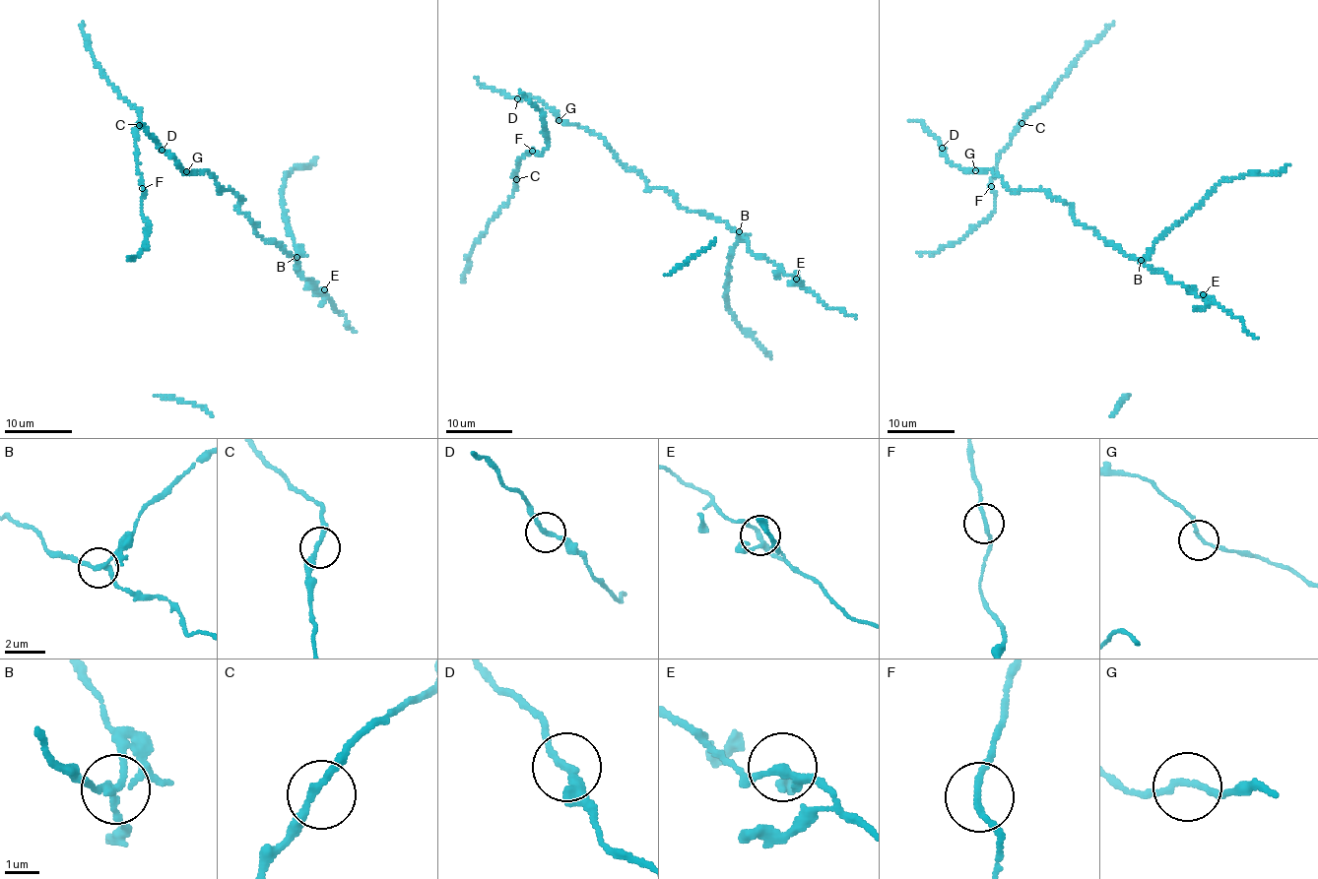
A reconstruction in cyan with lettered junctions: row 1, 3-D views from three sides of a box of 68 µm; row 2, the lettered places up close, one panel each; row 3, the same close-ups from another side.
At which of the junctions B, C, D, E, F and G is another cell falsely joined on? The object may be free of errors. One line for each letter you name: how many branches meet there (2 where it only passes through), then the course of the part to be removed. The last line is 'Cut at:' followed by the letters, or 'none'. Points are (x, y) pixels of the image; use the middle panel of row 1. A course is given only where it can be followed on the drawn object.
B: branches 3; course (739, 232), (741, 235), (726, 273), (729, 278), (725, 287), (726, 304), (743, 330), (764, 348), (771, 359)
Cut at: B

